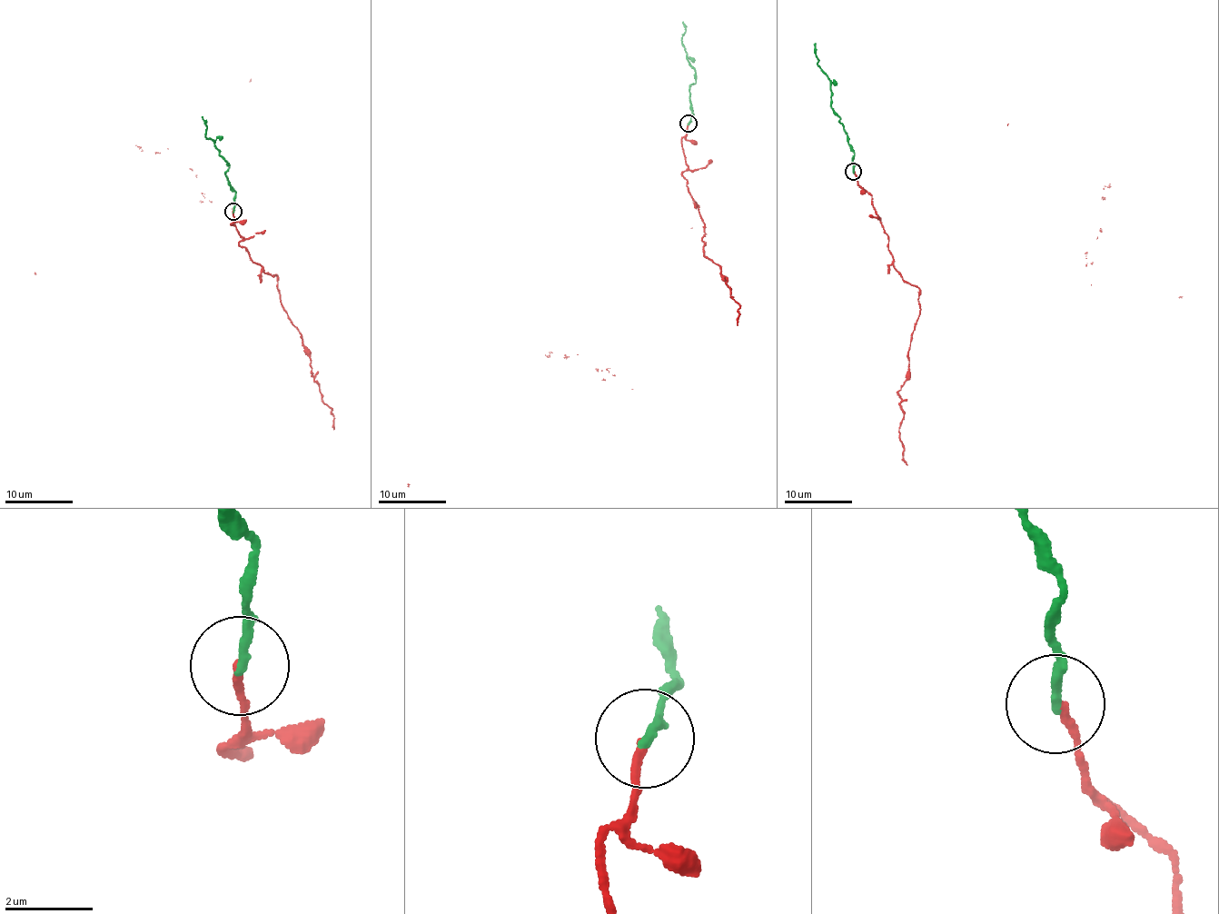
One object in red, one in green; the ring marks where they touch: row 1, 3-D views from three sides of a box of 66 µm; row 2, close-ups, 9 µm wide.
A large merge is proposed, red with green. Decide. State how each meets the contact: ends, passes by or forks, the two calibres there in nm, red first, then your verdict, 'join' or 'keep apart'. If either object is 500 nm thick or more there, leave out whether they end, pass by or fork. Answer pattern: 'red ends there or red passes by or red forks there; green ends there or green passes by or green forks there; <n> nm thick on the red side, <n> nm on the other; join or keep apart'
red ends there; green ends there; 180 nm thick on the red side, 200 nm on the other; join

